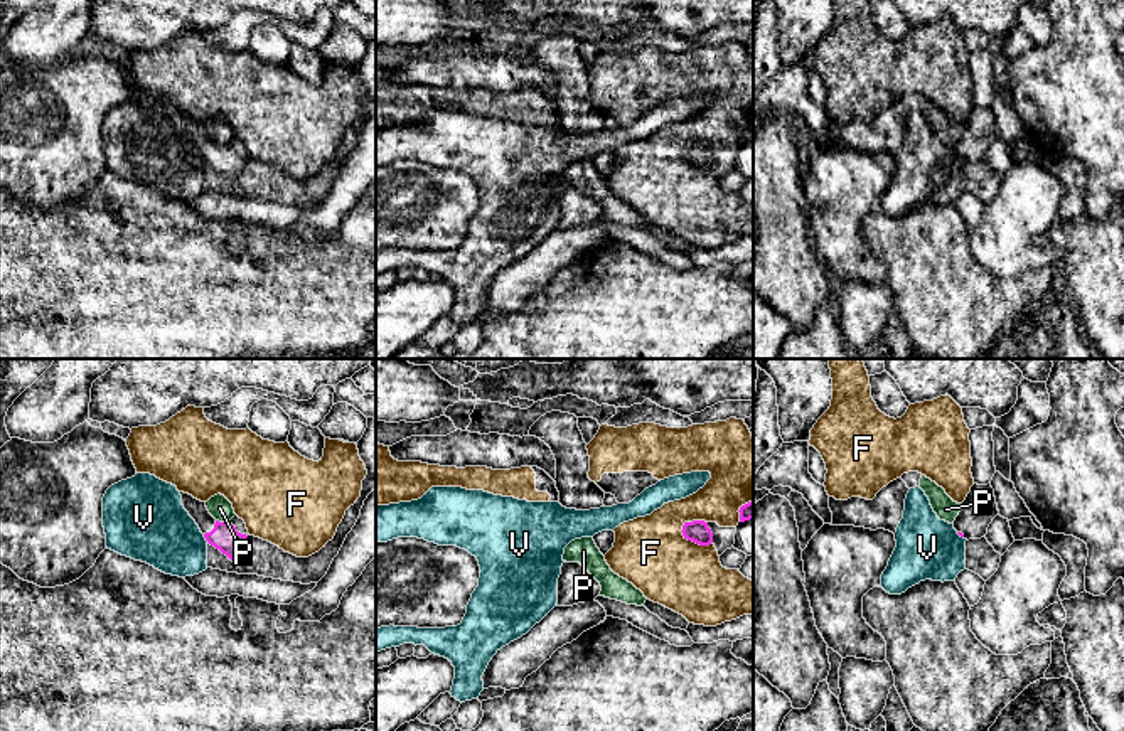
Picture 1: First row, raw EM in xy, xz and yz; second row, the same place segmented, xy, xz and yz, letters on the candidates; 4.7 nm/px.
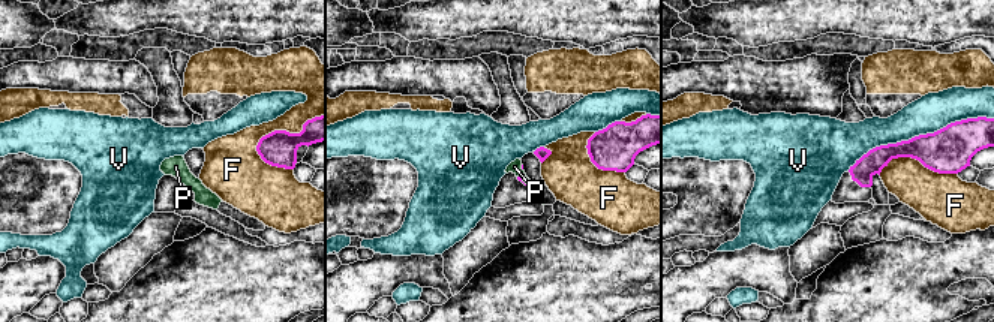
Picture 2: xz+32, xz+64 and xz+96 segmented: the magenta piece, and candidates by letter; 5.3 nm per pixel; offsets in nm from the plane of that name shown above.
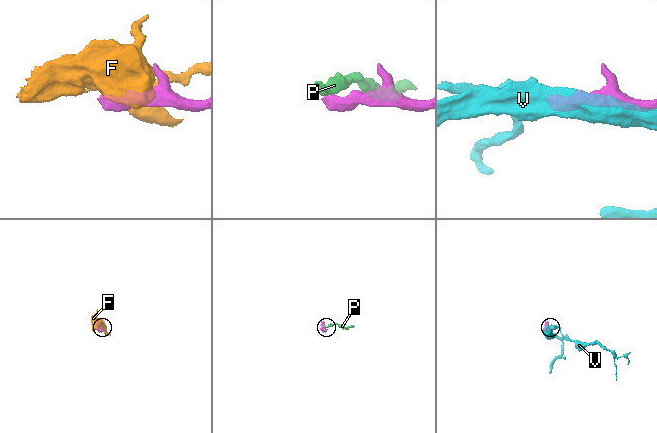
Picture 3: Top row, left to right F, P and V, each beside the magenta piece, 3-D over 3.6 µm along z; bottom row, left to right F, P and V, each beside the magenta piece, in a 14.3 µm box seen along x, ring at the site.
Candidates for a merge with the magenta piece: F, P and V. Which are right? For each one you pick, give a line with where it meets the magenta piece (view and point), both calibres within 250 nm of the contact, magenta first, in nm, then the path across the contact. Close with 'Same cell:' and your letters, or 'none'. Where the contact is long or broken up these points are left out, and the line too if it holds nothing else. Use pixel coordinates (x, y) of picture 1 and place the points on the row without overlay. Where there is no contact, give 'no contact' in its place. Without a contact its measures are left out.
Same cell: none

